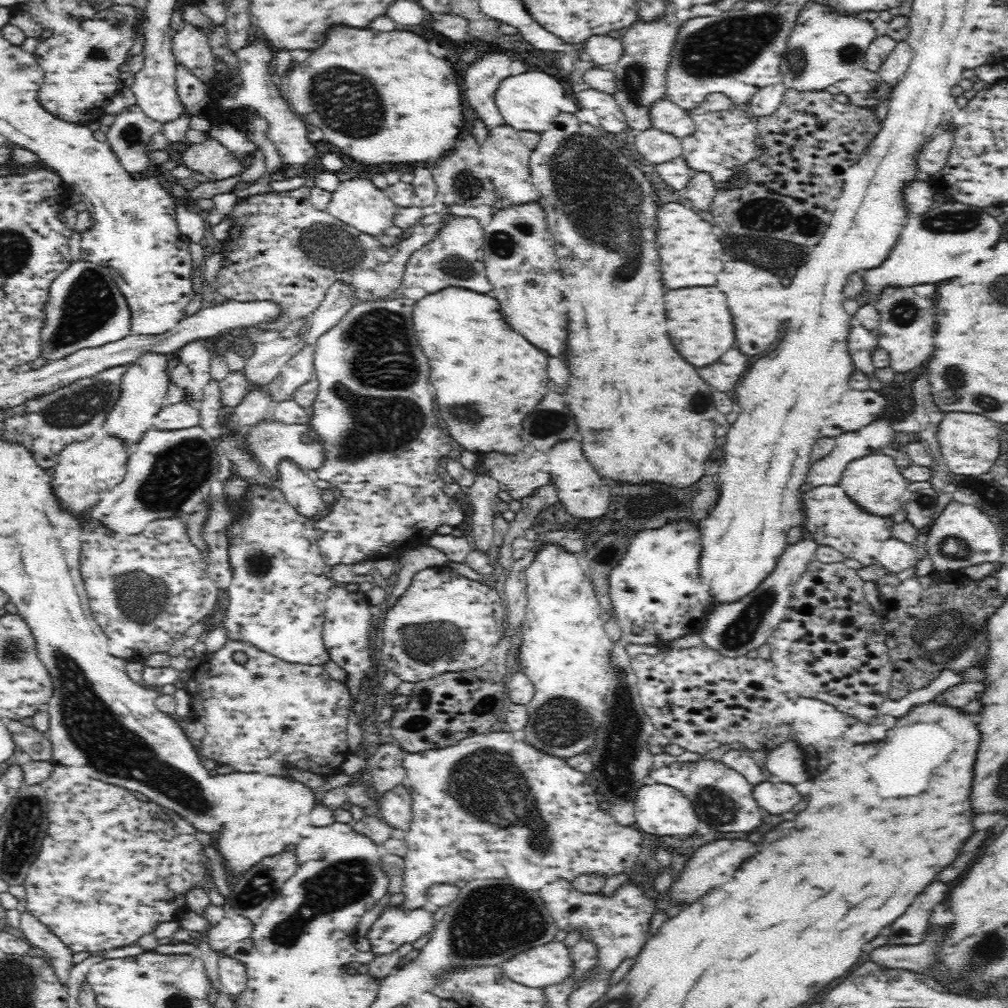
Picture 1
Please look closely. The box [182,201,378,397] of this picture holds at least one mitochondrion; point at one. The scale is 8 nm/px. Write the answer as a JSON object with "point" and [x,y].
{"point":[341,251]}

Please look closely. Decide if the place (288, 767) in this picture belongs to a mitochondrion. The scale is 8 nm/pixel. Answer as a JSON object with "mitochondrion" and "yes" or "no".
{"mitochondrion":"no"}

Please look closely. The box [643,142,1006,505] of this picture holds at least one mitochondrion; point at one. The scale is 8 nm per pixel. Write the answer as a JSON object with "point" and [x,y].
{"point":[954,378]}

